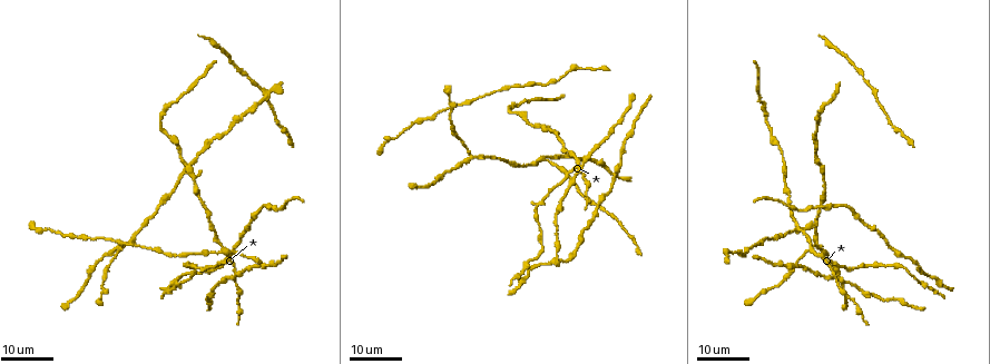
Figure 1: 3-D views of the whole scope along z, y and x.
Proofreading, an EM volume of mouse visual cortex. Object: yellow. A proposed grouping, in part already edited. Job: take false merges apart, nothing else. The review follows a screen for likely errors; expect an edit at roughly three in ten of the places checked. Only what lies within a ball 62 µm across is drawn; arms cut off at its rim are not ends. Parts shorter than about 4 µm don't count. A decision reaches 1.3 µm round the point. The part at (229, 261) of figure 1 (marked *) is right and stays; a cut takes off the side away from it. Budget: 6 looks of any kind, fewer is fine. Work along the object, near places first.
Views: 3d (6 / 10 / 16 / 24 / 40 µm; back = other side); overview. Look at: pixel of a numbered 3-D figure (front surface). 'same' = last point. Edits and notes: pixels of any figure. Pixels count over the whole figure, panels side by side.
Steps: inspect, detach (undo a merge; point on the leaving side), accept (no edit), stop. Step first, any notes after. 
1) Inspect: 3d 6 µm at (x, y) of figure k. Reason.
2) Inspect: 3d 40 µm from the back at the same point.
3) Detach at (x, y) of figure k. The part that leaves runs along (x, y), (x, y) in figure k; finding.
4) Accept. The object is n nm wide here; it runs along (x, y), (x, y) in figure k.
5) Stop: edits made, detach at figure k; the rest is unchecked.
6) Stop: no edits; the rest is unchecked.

Inspect: 3d 16 µm at (585, 176) of figure 1. Thin arm on a thick one.

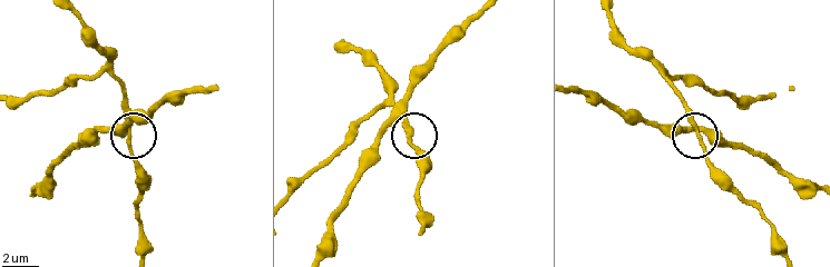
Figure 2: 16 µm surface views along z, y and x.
Inspect: 3d 10 µm at (408, 137) of figure 2. Zoom in.

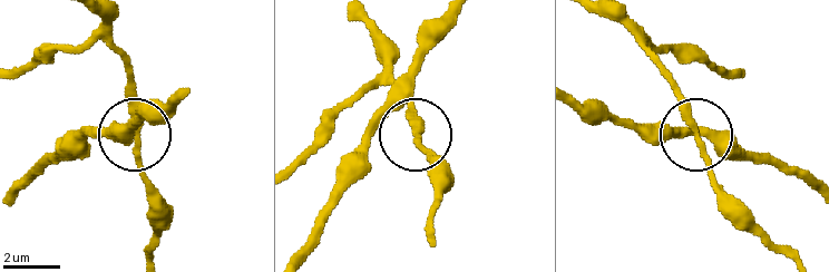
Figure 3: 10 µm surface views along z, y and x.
Inspect: 3d 6 µm at (695, 132) of figure 3.

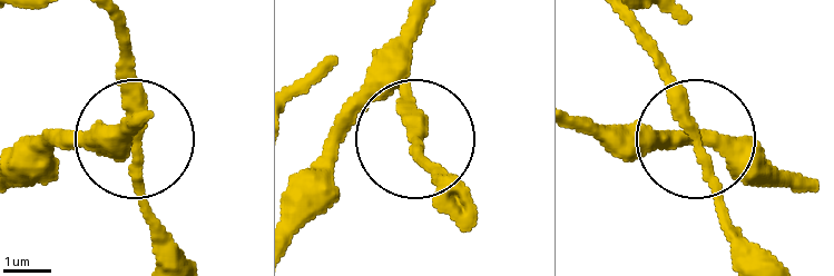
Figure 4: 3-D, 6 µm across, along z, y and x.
Accept. The side arm is 12 µm long; it runs along (109, 20), (125, 57), (149, 244) in figure 4; all the same neuron.

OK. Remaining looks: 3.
Inspect: 3d 16 µm at (470, 157) of figure 1. A fork.

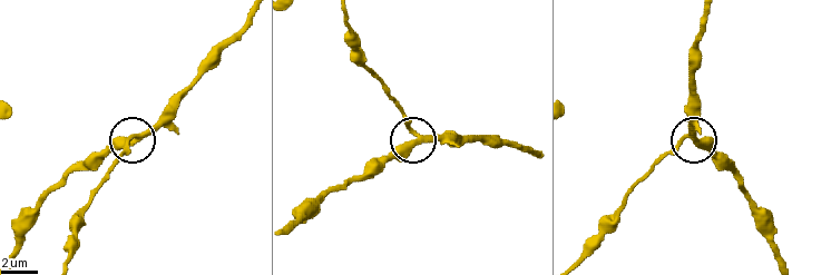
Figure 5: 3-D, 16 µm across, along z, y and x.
Inspect: 3d 10 µm at (137, 136) of figure 5.

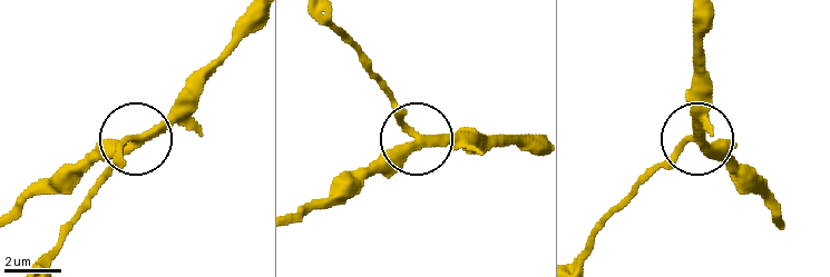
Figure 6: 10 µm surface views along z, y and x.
Accept. 3 arms meet here; it runs along (710, 22), (695, 132), (633, 193) in figure 6; all the same neuron.

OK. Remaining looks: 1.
Stop: no edits; the rest is unchecked.

